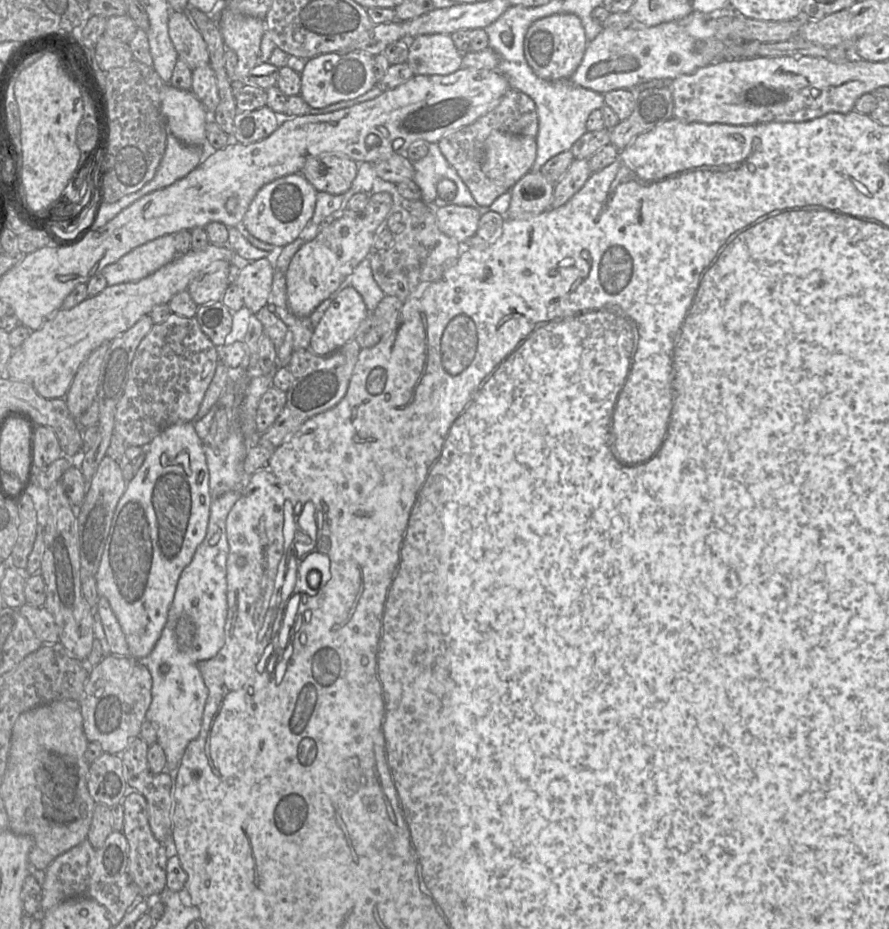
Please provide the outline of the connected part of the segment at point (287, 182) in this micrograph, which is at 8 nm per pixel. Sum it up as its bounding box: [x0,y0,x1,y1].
[241,173,317,247]

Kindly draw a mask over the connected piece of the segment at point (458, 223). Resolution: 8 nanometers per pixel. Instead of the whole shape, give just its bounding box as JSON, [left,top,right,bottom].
[434,204,481,247]

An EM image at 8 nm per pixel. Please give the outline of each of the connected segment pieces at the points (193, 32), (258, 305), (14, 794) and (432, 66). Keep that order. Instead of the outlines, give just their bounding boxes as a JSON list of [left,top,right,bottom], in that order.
[[168,11,209,70],[235,258,275,314],[1,700,96,870],[407,34,463,75]]

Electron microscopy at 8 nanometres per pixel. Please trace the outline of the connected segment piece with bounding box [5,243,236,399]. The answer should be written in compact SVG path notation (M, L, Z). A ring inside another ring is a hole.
M209 243L202 250L190 249L184 254L177 254L171 262L141 280L107 286L99 294L86 298L71 309L59 309L44 322L40 329L31 331L29 337L19 348L13 349L6 366L5 376L31 384L35 391L45 399L64 399L80 365L94 349L104 342L111 342L127 331L142 316L149 315L154 306L167 304L174 295L186 290L189 283L213 262L218 260L233 262L235 259L234 252L228 244Z

